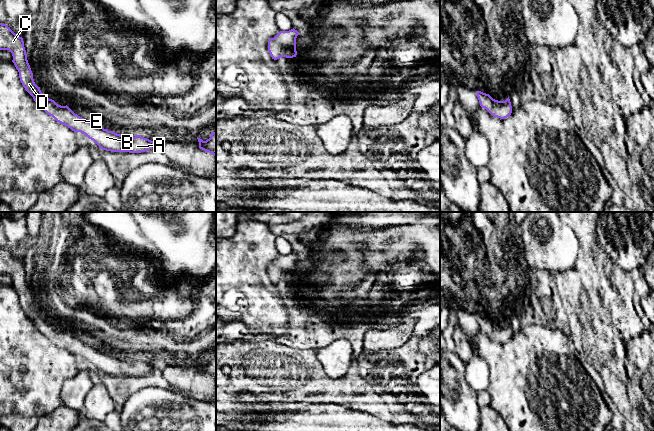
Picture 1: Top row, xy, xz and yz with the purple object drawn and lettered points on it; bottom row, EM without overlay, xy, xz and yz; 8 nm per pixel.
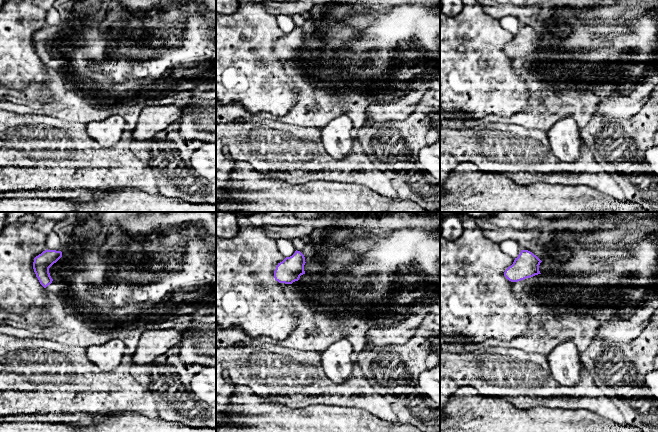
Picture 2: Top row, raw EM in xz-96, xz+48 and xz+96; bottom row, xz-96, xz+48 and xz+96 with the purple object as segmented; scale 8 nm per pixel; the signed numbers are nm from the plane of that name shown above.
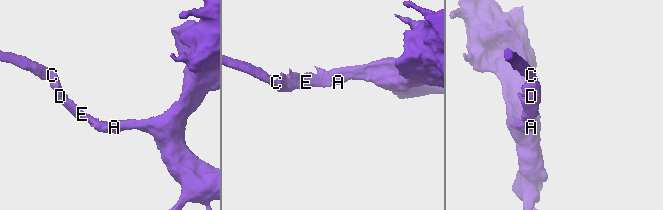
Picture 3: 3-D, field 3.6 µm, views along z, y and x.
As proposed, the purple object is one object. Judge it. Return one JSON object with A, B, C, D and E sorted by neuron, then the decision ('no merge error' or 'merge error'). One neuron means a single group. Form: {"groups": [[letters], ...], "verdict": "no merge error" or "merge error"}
{"groups": [["A", "B", "C", "D", "E"]], "verdict": "no merge error"}

